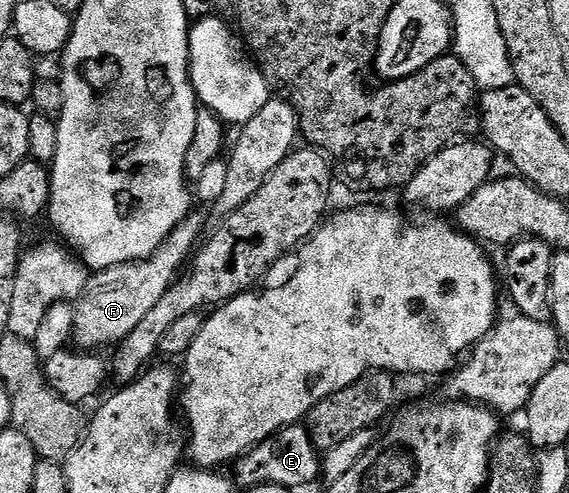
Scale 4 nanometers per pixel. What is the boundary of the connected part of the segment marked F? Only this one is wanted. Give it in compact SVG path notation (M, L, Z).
M190 213L150 258L114 265L91 276L84 295L74 307L76 317L72 338L81 352L96 353L104 349L100 347L123 343L126 336L134 333L134 329L138 329L138 325L146 321L146 313L150 313L150 309L154 309L154 305L158 305L158 301L166 297L201 242L204 219L196 214Z

